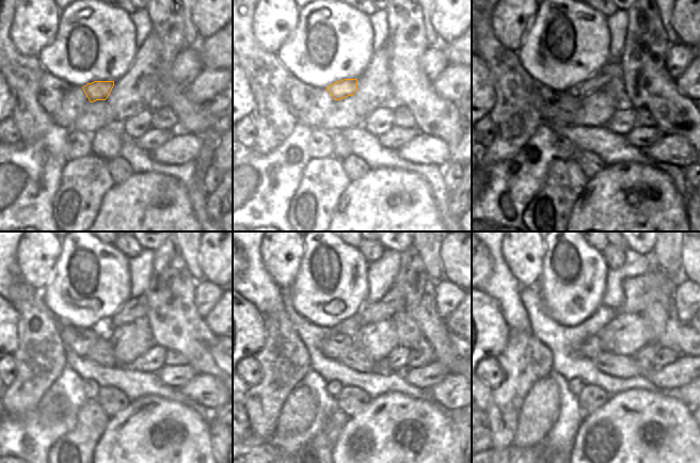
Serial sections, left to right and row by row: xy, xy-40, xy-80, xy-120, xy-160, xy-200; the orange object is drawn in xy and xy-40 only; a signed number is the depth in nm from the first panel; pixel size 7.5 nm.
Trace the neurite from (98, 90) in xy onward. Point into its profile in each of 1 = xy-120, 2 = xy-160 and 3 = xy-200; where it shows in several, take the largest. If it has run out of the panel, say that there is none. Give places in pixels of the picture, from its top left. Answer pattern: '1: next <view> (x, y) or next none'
1: next xy-120 (134, 308)
2: next xy-160 (394, 301)
3: next xy-200 (636, 299)

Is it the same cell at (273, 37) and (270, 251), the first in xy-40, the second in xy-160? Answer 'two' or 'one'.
one

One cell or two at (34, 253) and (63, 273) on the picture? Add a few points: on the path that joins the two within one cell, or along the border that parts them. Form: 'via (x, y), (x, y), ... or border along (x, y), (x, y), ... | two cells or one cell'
border along (61, 242), (61, 252), (52, 275), (43, 289) | two cells

